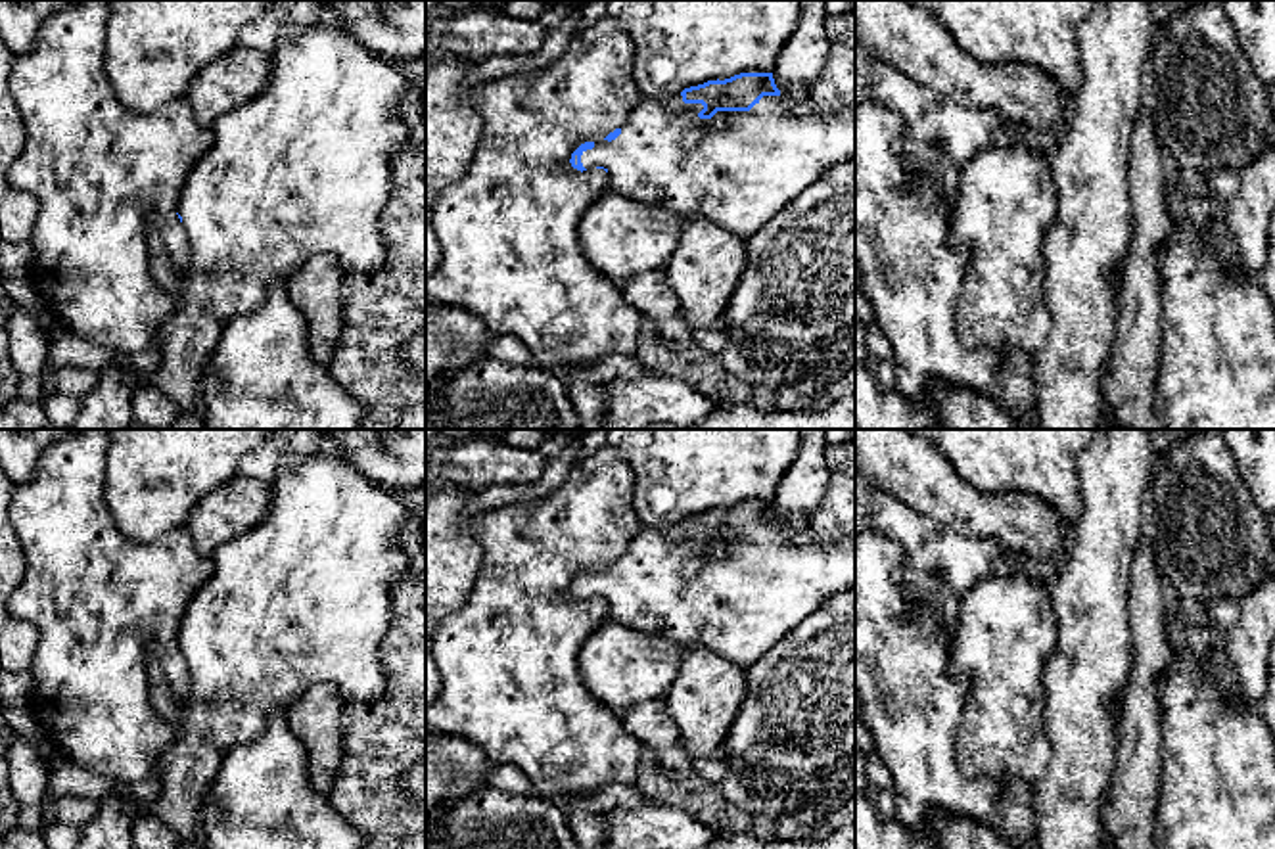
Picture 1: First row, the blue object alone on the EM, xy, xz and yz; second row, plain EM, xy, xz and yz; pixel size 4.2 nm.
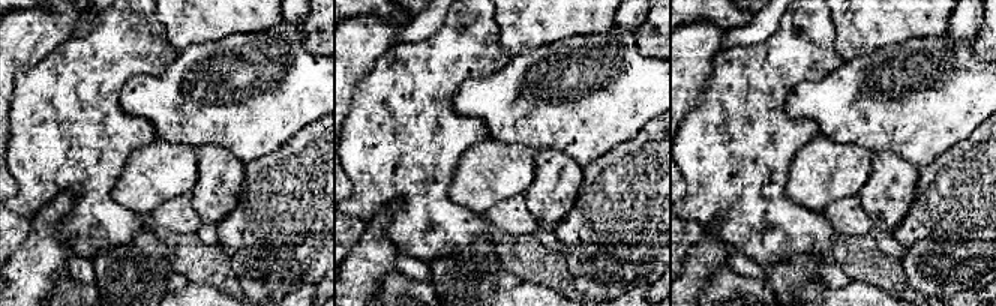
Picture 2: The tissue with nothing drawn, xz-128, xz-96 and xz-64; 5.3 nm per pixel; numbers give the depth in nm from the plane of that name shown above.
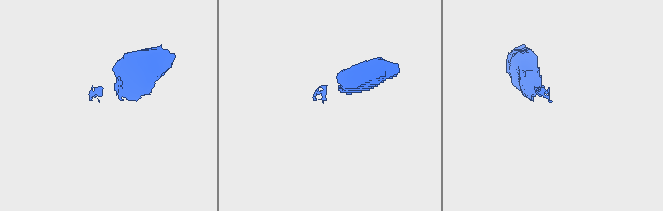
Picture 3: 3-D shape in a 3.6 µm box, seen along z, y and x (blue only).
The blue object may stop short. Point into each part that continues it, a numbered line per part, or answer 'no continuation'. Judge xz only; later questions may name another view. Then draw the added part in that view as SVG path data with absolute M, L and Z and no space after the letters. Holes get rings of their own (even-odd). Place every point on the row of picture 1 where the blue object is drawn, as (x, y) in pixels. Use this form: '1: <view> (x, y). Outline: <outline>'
1: xz (737, 169). Outline: M681 94L642 98L627 115L621 134L612 142L594 142L581 163L585 169L604 167L610 190L621 195L661 205L684 222L711 222L746 241L828 167L855 157L855 107L817 111L807 98L763 96L750 111L717 111L711 119L700 119L702 109L702 103L684 103Z

